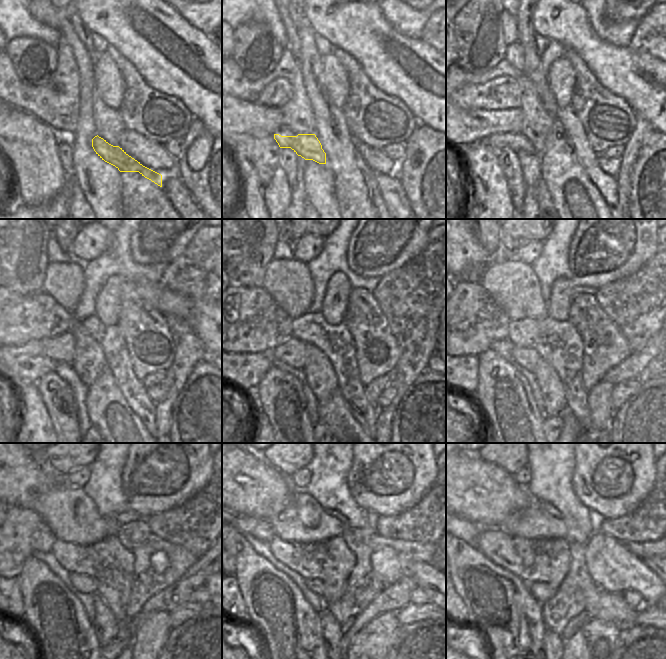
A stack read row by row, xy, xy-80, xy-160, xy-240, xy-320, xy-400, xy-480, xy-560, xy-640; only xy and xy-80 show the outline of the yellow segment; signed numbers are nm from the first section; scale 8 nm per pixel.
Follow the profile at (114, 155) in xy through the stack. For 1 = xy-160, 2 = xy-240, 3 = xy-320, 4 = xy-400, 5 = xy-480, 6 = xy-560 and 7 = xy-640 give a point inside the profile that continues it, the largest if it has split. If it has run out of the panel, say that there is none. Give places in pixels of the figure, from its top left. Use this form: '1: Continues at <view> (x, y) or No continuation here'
1: Continues at xy-160 (496, 141)
2: Continues at xy-240 (19, 370)
3: Continues at xy-320 (244, 370)
4: Continues at xy-400 (466, 367)
5: Continues at xy-480 (18, 604)
6: Continues at xy-560 (242, 614)
7: Continues at xy-640 (466, 614)

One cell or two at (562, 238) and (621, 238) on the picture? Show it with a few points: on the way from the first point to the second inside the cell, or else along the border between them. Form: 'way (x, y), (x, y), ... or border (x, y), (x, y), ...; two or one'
border (576, 229), (570, 243), (567, 261); two

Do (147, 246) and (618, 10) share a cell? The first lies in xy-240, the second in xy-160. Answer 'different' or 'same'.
same

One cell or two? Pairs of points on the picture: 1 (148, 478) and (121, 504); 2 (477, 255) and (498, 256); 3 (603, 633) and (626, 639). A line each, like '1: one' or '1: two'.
1: two
2: two
3: two

